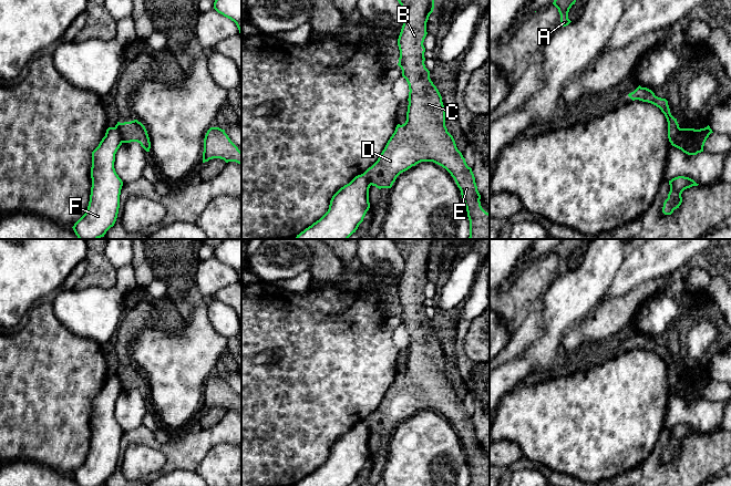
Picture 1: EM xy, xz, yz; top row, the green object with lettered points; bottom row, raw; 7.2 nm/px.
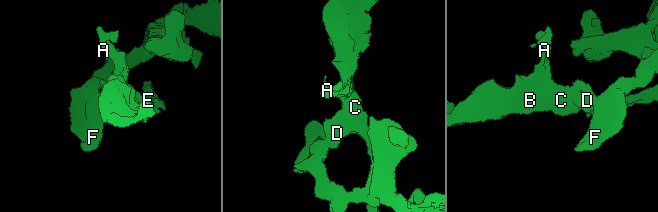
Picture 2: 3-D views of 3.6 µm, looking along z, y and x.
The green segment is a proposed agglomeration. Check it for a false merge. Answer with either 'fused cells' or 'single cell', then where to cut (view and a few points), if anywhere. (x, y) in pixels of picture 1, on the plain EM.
fused cells | yz (680, 376), (671, 392)

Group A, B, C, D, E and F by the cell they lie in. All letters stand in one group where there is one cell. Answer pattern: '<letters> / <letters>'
A B C D E / F

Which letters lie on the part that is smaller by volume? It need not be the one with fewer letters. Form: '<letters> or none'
A, B, C, D, E

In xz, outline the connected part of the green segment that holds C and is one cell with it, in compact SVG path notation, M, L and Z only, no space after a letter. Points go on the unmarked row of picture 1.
M392 239L404 259L404 270L398 287L400 306L398 313L402 324L409 332L409 353L406 369L398 372L378 409L363 423L370 433L377 436L391 436L397 425L421 410L433 410L445 416L454 426L466 455L470 468L469 486L490 486L490 462L481 454L481 443L477 438L472 416L467 414L462 401L457 397L453 384L445 374L445 356L442 344L430 327L425 316L423 293L428 282L426 270L434 257L433 239Z

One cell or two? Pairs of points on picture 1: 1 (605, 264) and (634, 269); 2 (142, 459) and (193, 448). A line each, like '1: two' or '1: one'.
1: two
2: two

